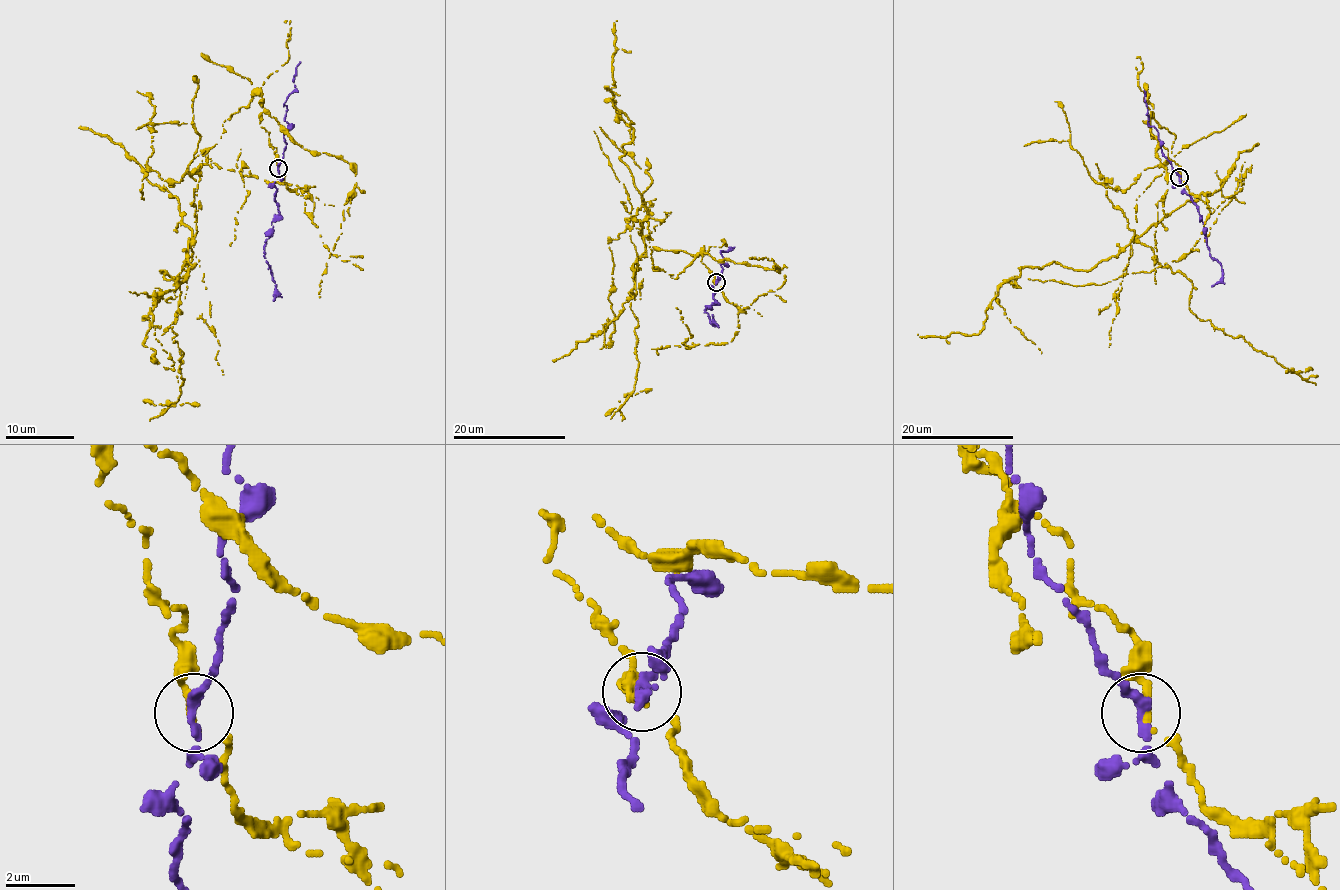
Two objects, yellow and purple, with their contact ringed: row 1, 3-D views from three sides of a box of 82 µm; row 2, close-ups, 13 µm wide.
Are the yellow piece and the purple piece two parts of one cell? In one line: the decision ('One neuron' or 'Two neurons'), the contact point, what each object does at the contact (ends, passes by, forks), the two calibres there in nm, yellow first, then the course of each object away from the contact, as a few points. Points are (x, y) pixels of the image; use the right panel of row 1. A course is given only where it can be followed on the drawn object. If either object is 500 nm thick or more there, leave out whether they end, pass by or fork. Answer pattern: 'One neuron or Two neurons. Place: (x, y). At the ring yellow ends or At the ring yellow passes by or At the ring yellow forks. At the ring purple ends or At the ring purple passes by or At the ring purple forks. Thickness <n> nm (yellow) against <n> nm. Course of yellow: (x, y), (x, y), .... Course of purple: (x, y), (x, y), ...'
Two neurons. Place: (1179, 177). At the ring yellow passes by. At the ring purple passes by. Thickness 180 nm (yellow) against 280 nm. Course of yellow: (1179, 178), (1151, 117), (1175, 140), (1119, 254), (1088, 270), (1023, 266), (974, 335), (918, 334). Course of purple: (1179, 178), (1179, 183), (1203, 223), (1210, 256), (1222, 266), (1222, 279), (1212, 286)

